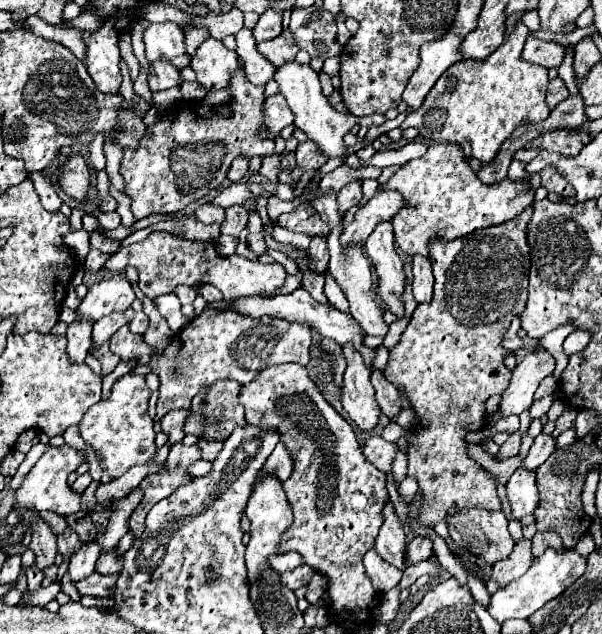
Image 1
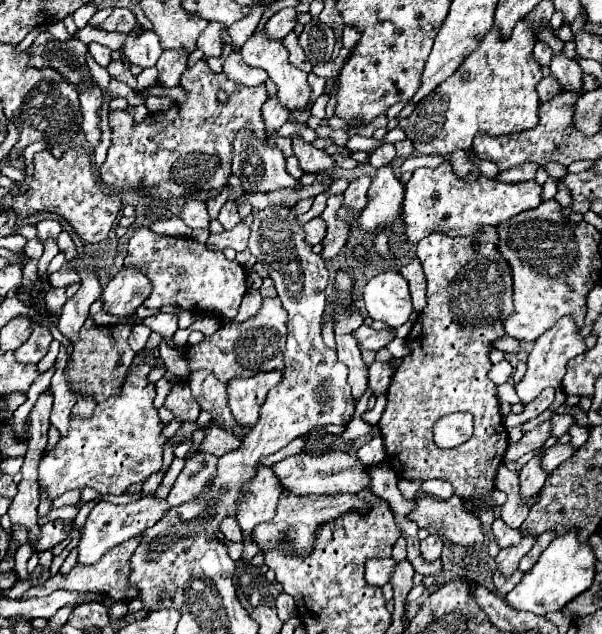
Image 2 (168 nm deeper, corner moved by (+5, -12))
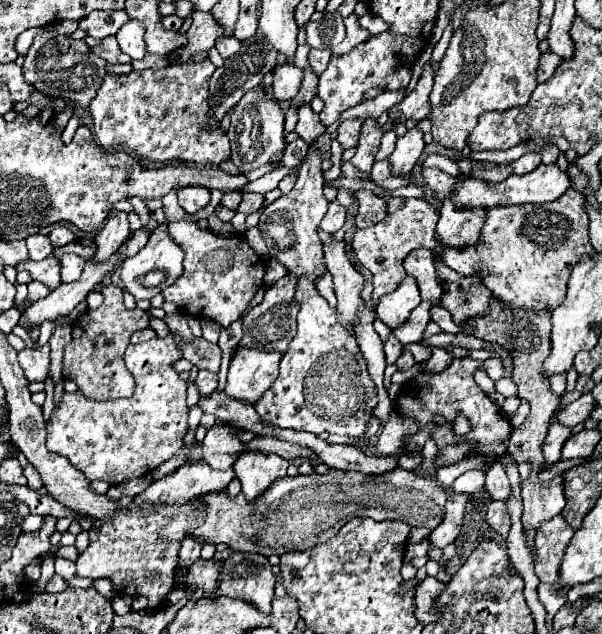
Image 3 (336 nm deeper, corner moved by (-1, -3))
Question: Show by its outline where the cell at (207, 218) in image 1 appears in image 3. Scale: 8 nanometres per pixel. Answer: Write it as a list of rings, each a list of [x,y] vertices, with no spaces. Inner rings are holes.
[[[180,187],[178,189],[178,205],[186,213],[196,213],[198,209],[206,207],[210,201],[210,191],[206,187]]]

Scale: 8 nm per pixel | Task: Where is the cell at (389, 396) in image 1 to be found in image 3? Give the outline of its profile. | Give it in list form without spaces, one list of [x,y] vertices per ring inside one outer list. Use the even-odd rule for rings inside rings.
[[[392,333],[384,341],[384,353],[386,353],[386,363],[394,363],[398,359],[398,355],[402,353],[402,343],[398,343],[398,339],[394,339]]]

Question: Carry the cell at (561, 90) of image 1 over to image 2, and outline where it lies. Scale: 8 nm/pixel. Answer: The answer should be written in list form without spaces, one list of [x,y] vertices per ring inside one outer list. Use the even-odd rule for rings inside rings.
[[[548,76],[548,78],[542,78],[542,80],[538,82],[536,92],[538,92],[538,96],[540,96],[540,102],[548,102],[548,100],[552,100],[554,96],[558,96],[558,94],[562,92],[562,88],[560,88],[560,84],[558,84],[558,80],[556,80],[554,76]]]

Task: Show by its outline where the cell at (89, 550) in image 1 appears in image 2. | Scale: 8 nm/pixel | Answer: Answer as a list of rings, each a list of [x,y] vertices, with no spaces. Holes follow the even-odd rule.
[[[152,496],[142,498],[138,502],[130,502],[126,506],[114,506],[114,504],[106,504],[106,502],[98,502],[92,512],[86,518],[86,524],[82,528],[82,538],[80,538],[80,556],[78,556],[78,564],[86,566],[92,562],[98,562],[100,556],[104,556],[110,548],[114,548],[116,544],[122,544],[124,540],[130,540],[132,536],[140,536],[144,528],[156,524],[160,520],[160,516],[164,516],[164,512],[170,508],[170,504],[166,500],[158,502]]]

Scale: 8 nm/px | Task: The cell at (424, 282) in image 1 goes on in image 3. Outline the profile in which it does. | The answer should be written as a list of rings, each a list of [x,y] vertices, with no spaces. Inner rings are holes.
[[[416,249],[404,259],[404,269],[408,275],[412,275],[418,283],[422,299],[440,301],[442,295],[442,285],[436,273],[436,257],[430,249]]]

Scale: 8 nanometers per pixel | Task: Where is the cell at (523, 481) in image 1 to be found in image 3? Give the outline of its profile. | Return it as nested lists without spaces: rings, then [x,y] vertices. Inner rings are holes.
[[[562,405],[556,409],[554,413],[554,419],[550,421],[550,431],[546,435],[546,441],[544,441],[544,457],[546,457],[546,463],[556,463],[560,459],[560,453],[562,453],[562,447],[564,443],[568,441],[568,437],[572,435],[572,427],[562,427],[562,423],[558,423],[556,415],[558,411],[562,409]]]

